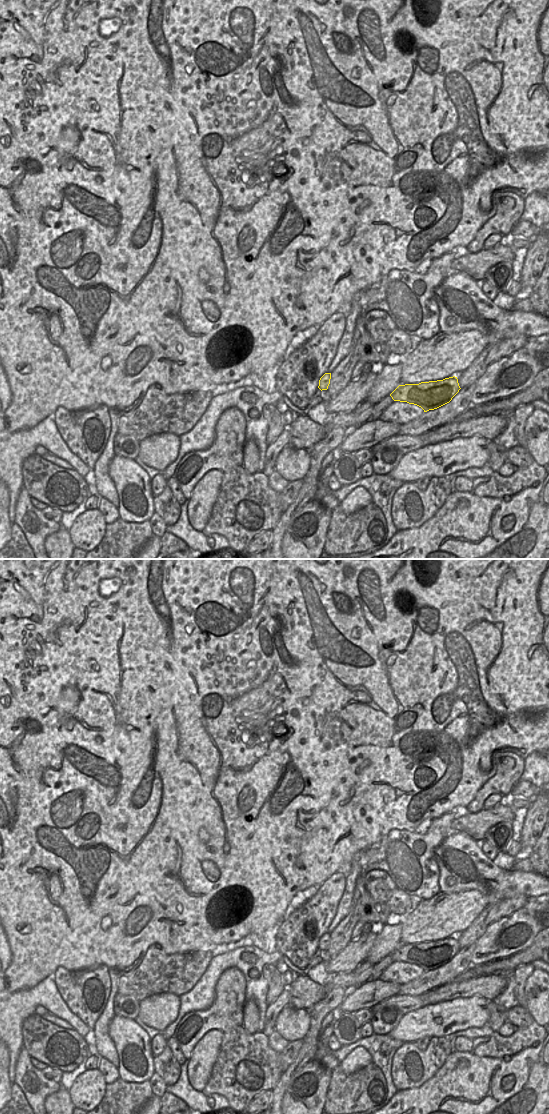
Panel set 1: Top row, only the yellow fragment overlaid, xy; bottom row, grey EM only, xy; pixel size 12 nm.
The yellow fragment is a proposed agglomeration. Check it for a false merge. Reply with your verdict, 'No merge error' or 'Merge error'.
No merge error

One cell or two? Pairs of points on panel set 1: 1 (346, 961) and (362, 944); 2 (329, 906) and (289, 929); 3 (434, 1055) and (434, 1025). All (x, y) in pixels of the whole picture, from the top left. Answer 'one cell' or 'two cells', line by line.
1: one cell
2: one cell
3: two cells

